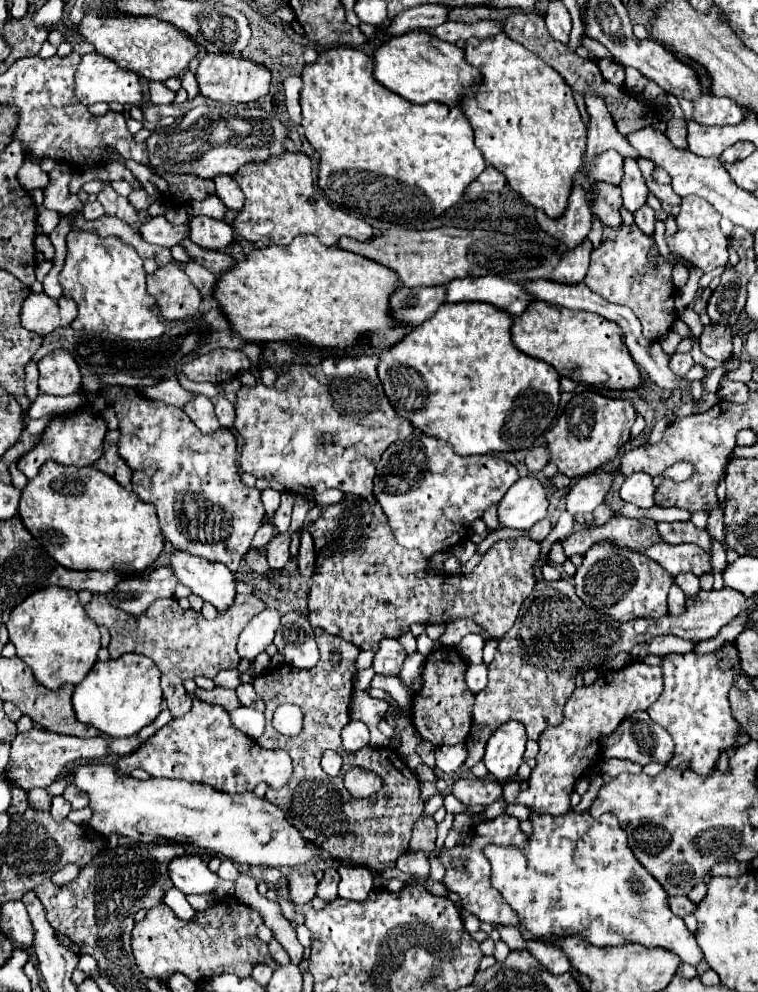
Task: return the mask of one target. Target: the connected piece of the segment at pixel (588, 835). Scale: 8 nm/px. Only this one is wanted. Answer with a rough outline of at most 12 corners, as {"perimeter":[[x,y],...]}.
{"perimeter":[[613,815],[485,847],[525,939],[705,961]]}

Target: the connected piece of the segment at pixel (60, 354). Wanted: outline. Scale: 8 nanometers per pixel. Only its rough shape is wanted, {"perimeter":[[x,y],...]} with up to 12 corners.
{"perimeter":[[65,349],[39,363],[39,391],[71,395],[79,365]]}

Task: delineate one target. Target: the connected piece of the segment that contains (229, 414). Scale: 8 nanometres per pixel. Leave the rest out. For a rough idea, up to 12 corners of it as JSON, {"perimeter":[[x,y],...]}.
{"perimeter":[[223,395],[213,399],[215,415],[223,427],[235,423],[235,407]]}

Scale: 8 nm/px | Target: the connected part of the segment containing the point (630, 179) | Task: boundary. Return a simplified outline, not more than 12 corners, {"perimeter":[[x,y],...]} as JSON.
{"perimeter":[[633,157],[625,159],[619,187],[623,205],[635,213],[645,205],[649,189]]}

